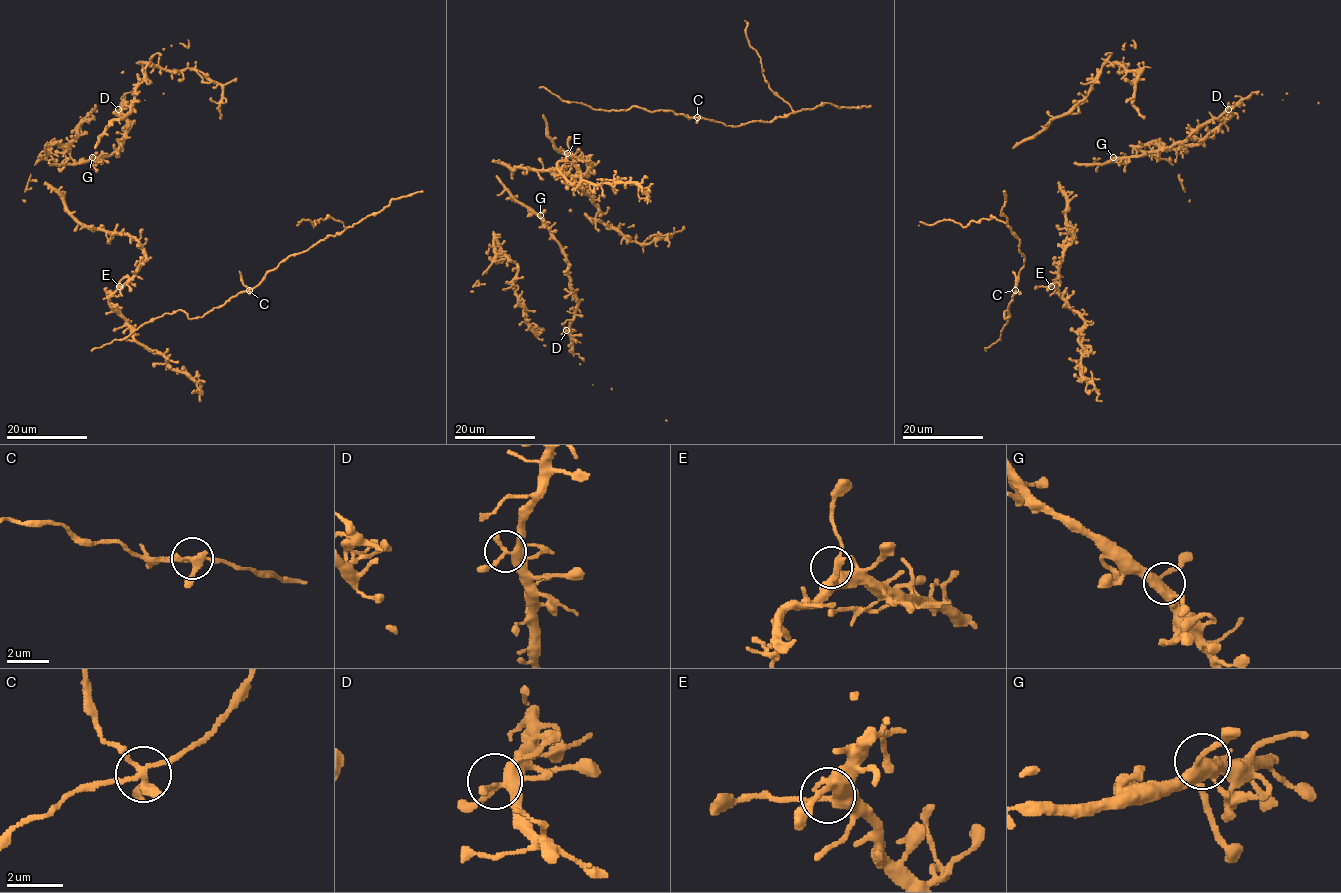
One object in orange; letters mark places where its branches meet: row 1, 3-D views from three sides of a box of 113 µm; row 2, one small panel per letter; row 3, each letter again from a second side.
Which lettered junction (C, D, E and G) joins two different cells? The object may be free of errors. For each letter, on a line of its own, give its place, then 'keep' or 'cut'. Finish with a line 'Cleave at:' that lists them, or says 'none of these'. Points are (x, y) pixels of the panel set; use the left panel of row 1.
C: place (249, 290); cut
D: place (118, 109); keep
E: place (119, 286); keep
G: place (92, 157); keep
Cleave at: C

